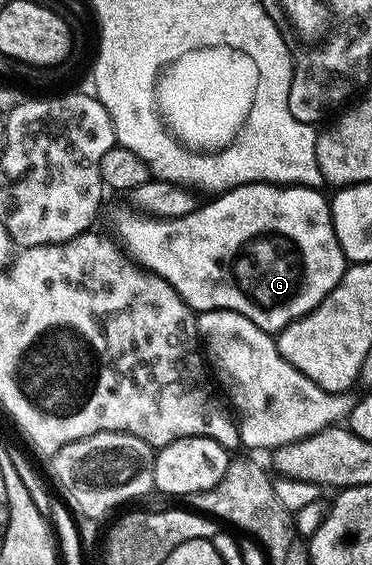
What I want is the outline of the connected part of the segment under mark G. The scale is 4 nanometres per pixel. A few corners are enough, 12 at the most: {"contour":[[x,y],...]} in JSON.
{"contour":[[319,189],[122,212],[126,256],[195,313],[277,334],[348,267]]}

